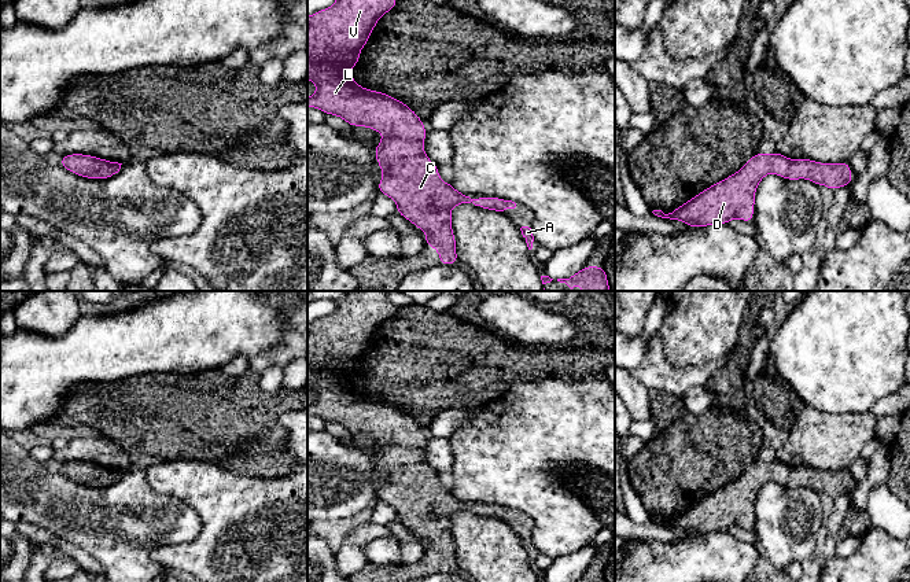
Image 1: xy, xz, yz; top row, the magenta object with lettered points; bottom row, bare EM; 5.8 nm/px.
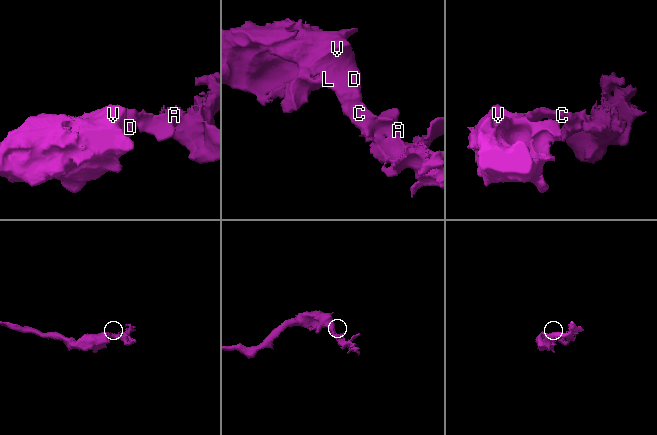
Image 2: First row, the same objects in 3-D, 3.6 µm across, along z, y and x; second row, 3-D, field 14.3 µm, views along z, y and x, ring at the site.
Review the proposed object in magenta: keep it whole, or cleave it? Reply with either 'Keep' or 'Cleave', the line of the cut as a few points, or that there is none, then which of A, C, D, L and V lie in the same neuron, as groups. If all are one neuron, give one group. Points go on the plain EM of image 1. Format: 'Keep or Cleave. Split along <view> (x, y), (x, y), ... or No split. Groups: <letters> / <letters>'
Keep. No split. Groups: A C D L V

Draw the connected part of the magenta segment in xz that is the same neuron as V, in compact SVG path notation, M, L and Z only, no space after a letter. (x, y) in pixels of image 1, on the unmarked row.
M354 291L347 292L336 301L336 310L328 316L307 324L307 387L312 387L317 399L307 405L307 415L320 416L325 423L338 423L350 434L365 434L383 442L383 447L376 453L373 463L379 468L377 475L384 483L377 491L377 498L390 504L397 511L397 520L409 527L415 534L425 539L425 553L435 555L439 560L441 572L458 571L456 560L456 545L452 537L450 517L463 511L474 511L480 516L495 517L505 522L506 516L515 516L516 511L494 504L469 504L456 498L450 490L439 486L438 474L425 464L424 446L427 438L423 427L401 408L383 399L361 395L350 382L350 377L360 369L360 358L369 349L371 340L377 328L388 318L394 317L398 307L387 299L386 291Z

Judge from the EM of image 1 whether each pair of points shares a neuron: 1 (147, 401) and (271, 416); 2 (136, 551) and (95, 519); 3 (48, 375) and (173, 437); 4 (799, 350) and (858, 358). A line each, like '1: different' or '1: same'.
1: same
2: same
3: different
4: same

